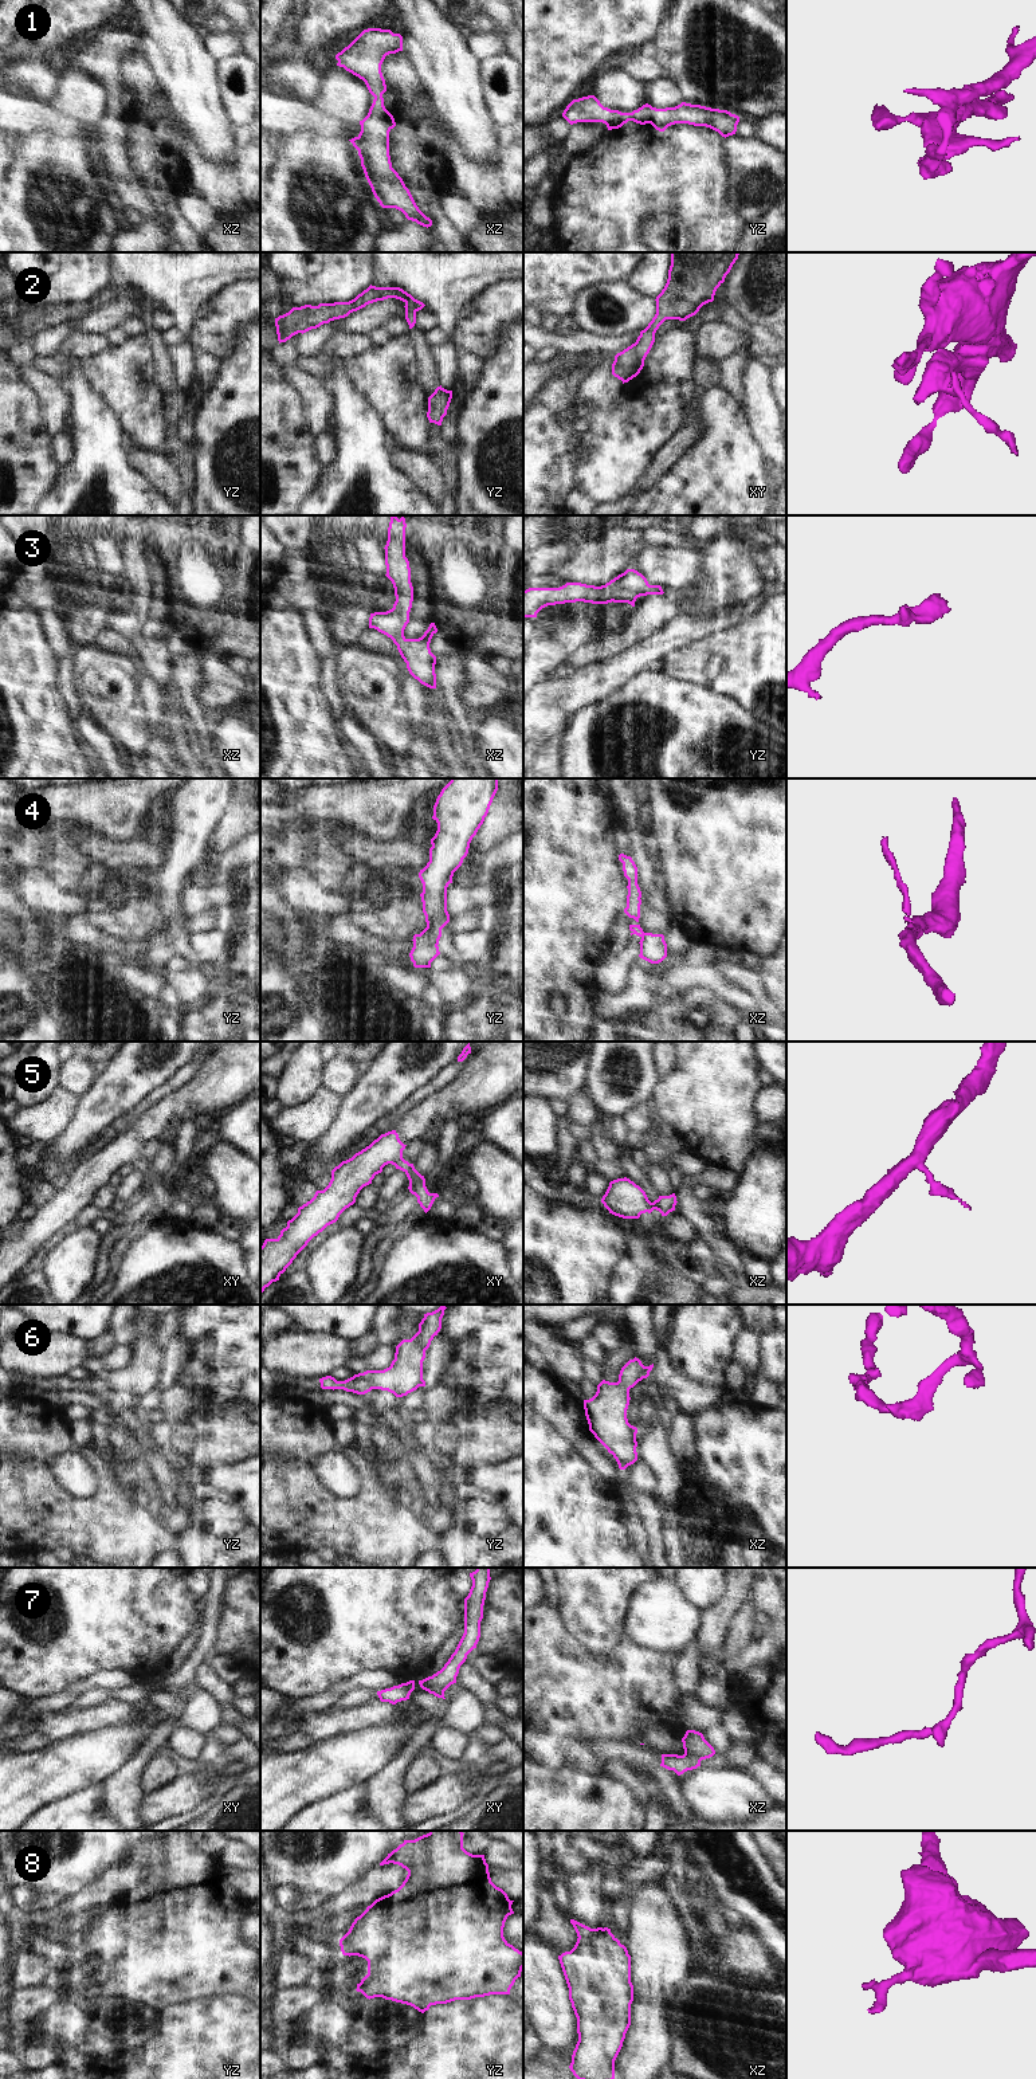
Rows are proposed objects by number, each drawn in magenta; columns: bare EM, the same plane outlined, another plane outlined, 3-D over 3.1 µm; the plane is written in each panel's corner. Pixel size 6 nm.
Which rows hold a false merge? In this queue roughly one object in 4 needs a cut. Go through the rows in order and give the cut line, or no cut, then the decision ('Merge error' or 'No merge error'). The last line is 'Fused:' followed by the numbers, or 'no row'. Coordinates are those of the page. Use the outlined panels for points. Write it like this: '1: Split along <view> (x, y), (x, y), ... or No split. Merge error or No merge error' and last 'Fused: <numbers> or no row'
1: No split. No merge error
2: No split. No merge error
3: No split. No merge error
4: Split along xz (644, 933), (642, 937). Merge error
5: No split. No merge error
6: No split. No merge error
7: Split along xz (685, 1753), (701, 1760). Merge error
8: No split. No merge error
Fused: 4, 7.

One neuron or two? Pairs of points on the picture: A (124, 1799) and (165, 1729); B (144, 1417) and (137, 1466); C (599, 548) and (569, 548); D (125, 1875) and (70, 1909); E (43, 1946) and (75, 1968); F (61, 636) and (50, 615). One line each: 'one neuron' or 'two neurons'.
A: one neuron
B: one neuron
C: two neurons
D: one neuron
E: one neuron
F: one neuron

